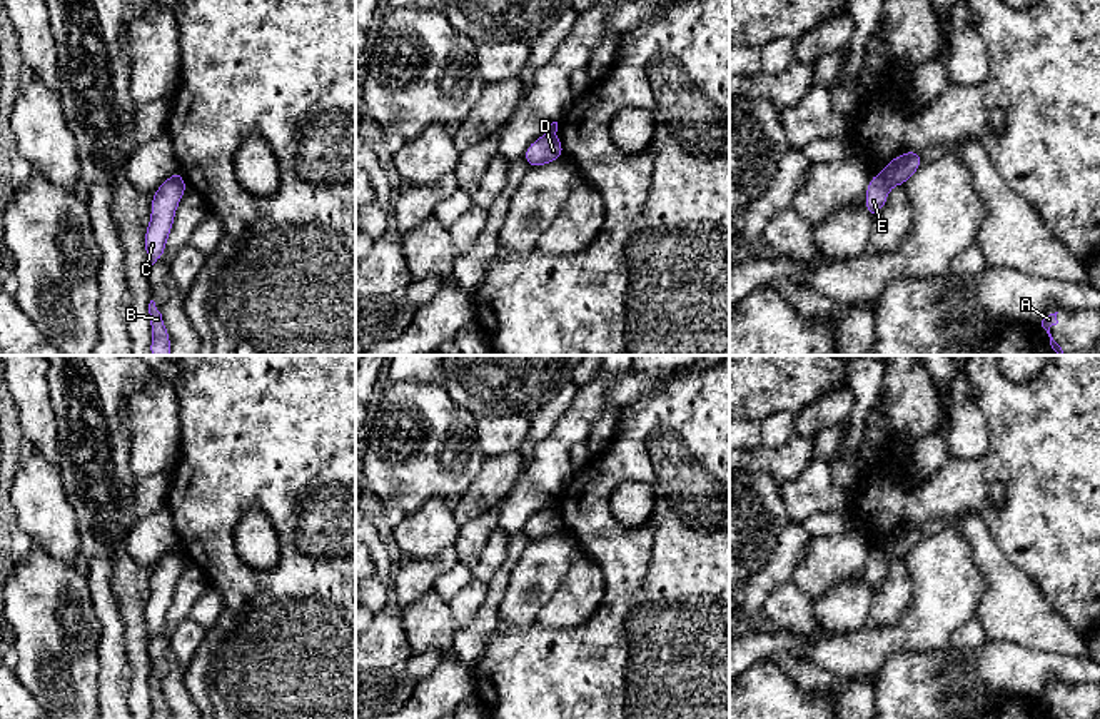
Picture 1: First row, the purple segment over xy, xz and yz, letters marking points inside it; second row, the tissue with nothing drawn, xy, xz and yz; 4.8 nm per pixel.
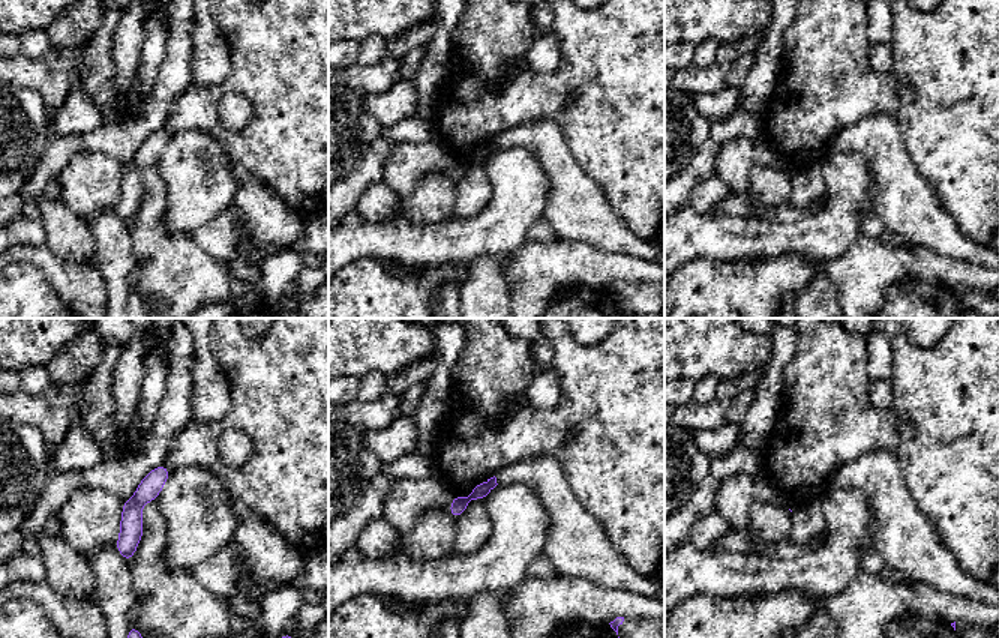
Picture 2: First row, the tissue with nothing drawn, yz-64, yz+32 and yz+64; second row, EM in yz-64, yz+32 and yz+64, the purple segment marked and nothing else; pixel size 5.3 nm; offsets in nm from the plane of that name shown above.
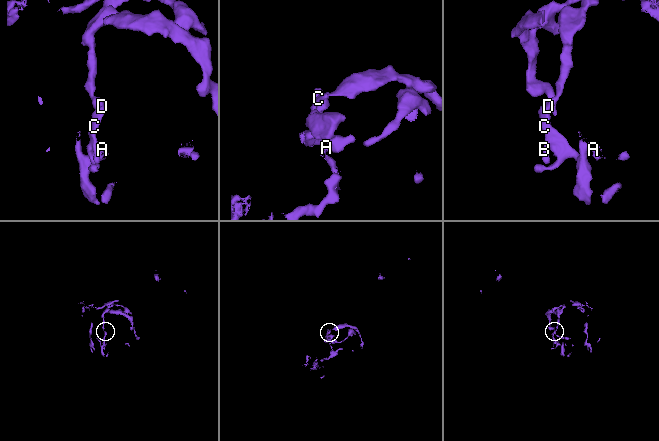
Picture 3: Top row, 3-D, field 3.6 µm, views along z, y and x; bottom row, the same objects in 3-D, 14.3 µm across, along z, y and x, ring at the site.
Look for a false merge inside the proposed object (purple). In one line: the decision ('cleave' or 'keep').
cleave

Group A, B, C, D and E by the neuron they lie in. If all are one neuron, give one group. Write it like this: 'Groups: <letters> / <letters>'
Groups: A B C E / D

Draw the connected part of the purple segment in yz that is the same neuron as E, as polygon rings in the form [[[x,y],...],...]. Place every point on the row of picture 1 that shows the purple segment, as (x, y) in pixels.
[[[871,175],[865,195],[865,207],[873,220],[880,214],[881,207],[886,204],[888,192],[890,185],[886,184],[886,180],[881,175]]]

